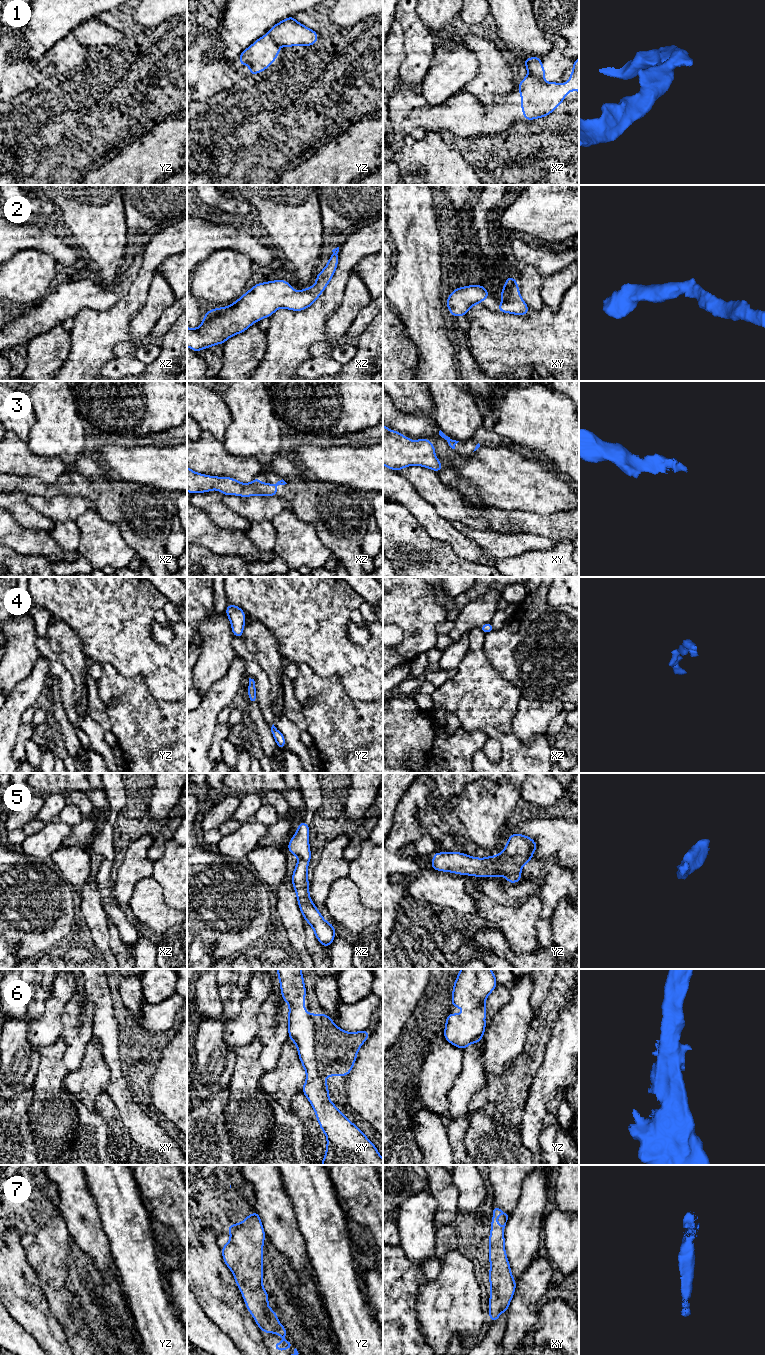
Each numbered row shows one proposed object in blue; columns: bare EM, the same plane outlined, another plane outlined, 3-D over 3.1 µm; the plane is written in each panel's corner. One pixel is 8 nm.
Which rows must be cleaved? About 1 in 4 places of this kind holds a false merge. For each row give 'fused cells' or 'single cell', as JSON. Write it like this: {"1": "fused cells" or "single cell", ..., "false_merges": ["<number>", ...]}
{"1": "fused cells", "2": "single cell", "3": "single cell", "4": "single cell", "5": "single cell", "6": "single cell", "7": "single cell", "false_merges": ["1"]}

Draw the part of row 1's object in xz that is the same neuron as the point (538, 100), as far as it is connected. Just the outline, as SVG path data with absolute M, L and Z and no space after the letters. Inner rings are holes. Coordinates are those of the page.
M579 58L573 63L569 79L569 82L562 85L557 82L541 85L538 77L528 74L518 85L524 119L545 117L561 105L568 92L572 90L579 92Z

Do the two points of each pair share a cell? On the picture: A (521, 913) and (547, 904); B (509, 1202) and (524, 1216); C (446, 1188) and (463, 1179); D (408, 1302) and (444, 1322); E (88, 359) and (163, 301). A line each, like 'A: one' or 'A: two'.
A: two
B: two
C: two
D: two
E: two

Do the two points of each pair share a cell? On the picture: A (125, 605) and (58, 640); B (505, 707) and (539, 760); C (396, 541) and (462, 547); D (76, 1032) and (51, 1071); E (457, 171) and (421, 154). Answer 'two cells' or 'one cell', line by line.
A: two cells
B: one cell
C: two cells
D: two cells
E: one cell

